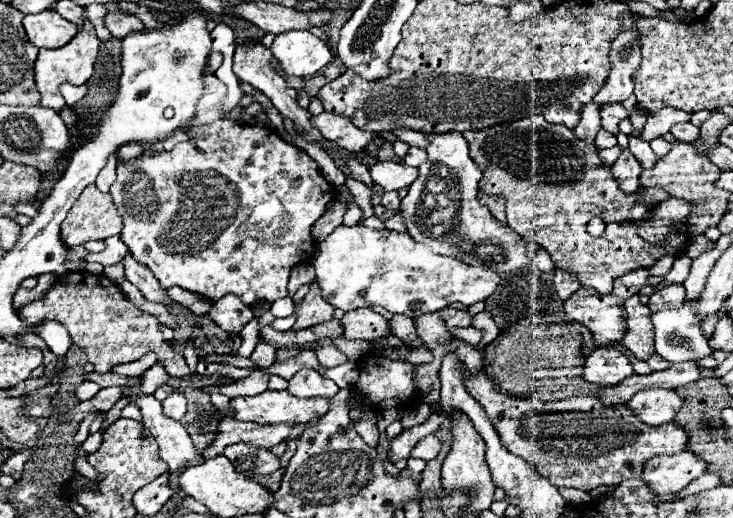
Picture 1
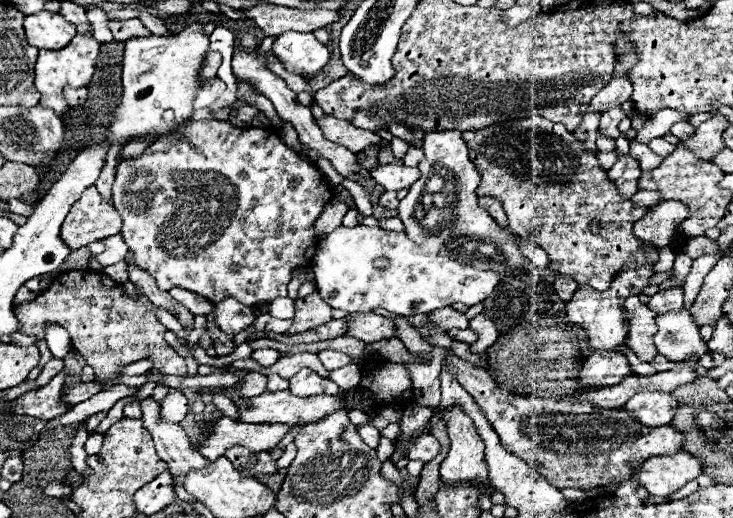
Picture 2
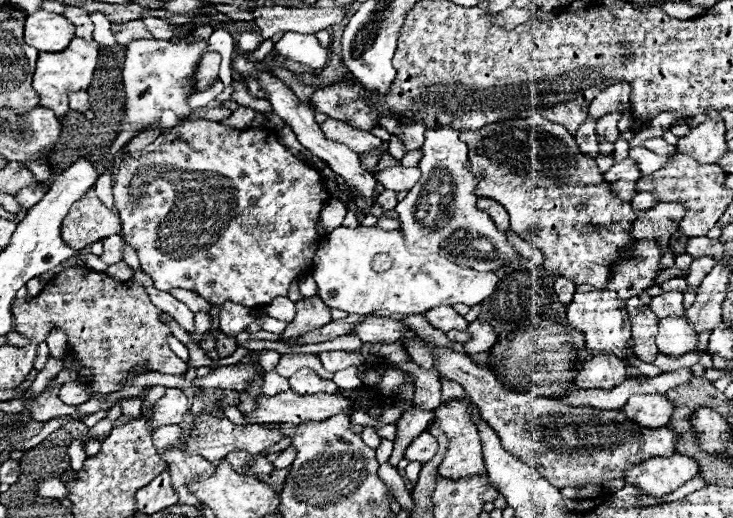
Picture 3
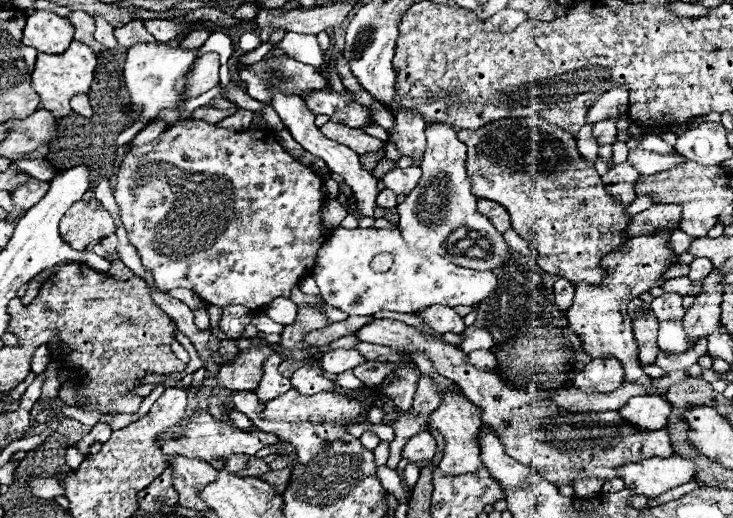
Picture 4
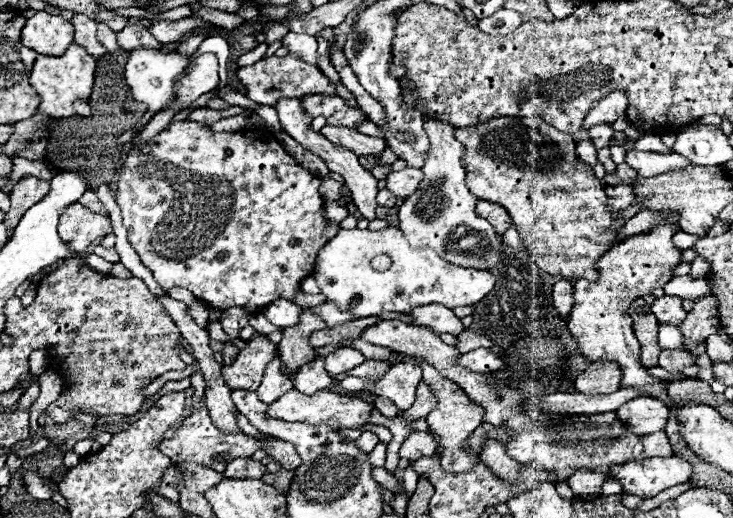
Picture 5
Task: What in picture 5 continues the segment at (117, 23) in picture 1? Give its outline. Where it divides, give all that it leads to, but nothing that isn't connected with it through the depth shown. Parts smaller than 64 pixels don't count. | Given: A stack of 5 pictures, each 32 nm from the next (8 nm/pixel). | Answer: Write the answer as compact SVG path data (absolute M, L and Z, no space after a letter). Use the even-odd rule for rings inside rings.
M128 24L122 32L118 32L118 44L124 50L130 48L162 48L162 44L148 32L148 28L140 24Z

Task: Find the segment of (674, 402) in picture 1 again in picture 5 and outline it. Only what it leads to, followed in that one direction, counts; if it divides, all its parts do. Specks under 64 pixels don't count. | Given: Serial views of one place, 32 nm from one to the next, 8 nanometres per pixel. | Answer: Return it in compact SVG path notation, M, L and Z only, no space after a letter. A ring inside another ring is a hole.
M632 398L616 410L618 418L630 428L634 434L660 432L666 426L670 408L664 406L658 398Z

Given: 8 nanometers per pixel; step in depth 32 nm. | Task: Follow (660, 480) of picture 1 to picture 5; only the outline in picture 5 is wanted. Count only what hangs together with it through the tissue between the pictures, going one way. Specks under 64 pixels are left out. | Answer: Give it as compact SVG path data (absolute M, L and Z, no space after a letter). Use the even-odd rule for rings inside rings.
M678 456L646 458L642 462L634 460L622 466L614 464L614 468L610 468L610 478L622 484L622 492L644 500L660 494L662 490L684 484L690 474L692 466Z

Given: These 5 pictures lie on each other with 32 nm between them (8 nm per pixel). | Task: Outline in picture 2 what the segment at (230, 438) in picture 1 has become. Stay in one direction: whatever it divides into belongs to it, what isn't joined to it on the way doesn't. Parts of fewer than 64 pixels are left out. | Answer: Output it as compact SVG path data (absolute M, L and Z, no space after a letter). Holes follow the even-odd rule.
M230 418L198 420L196 422L206 432L206 440L192 444L196 452L202 452L206 460L218 460L226 454L226 448L244 446L252 452L262 452L274 448L288 432L286 424L250 424L232 422Z

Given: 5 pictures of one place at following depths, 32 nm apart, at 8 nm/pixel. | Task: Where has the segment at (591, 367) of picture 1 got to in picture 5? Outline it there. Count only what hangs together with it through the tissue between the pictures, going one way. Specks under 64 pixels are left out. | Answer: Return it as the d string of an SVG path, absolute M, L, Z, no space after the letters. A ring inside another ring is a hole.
M594 362L580 376L576 376L574 386L580 392L590 396L594 394L610 394L620 388L622 372L614 362Z

